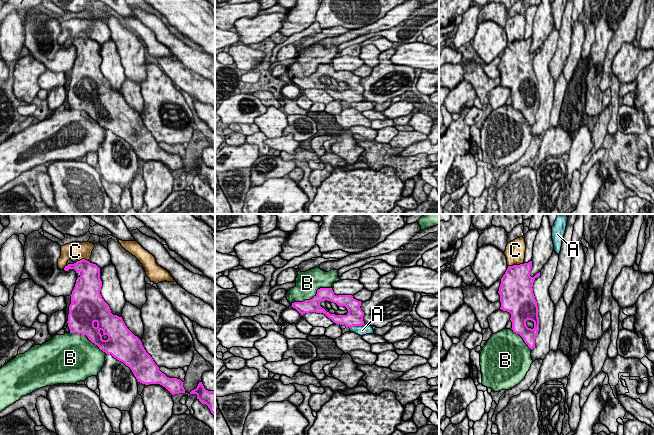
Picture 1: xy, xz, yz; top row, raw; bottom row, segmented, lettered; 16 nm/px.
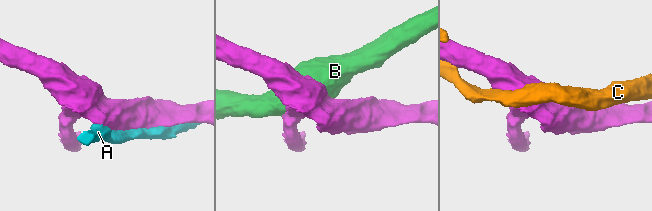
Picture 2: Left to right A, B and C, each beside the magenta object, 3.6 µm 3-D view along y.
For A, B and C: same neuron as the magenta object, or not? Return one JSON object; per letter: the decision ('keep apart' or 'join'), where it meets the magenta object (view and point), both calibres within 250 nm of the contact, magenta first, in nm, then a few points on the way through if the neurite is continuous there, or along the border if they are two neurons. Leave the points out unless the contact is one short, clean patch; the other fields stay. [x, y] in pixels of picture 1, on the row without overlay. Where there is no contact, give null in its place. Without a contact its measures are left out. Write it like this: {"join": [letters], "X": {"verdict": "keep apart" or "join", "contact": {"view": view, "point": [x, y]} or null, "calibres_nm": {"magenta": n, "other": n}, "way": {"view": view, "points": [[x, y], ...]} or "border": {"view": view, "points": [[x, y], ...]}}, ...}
{"join": [], "A": {"verdict": "keep apart", "contact": {"view": "xz", "point": [357, 101]}, "calibres_nm": {"magenta": 280, "other": 160}}, "B": {"verdict": "keep apart", "contact": {"view": "xz", "point": [313, 73]}, "calibres_nm": {"magenta": 220, "other": 380}}, "C": {"verdict": "keep apart", "contact": {"view": "yz", "point": [516, 41]}, "calibres_nm": {"magenta": 440, "other": 320}}}

